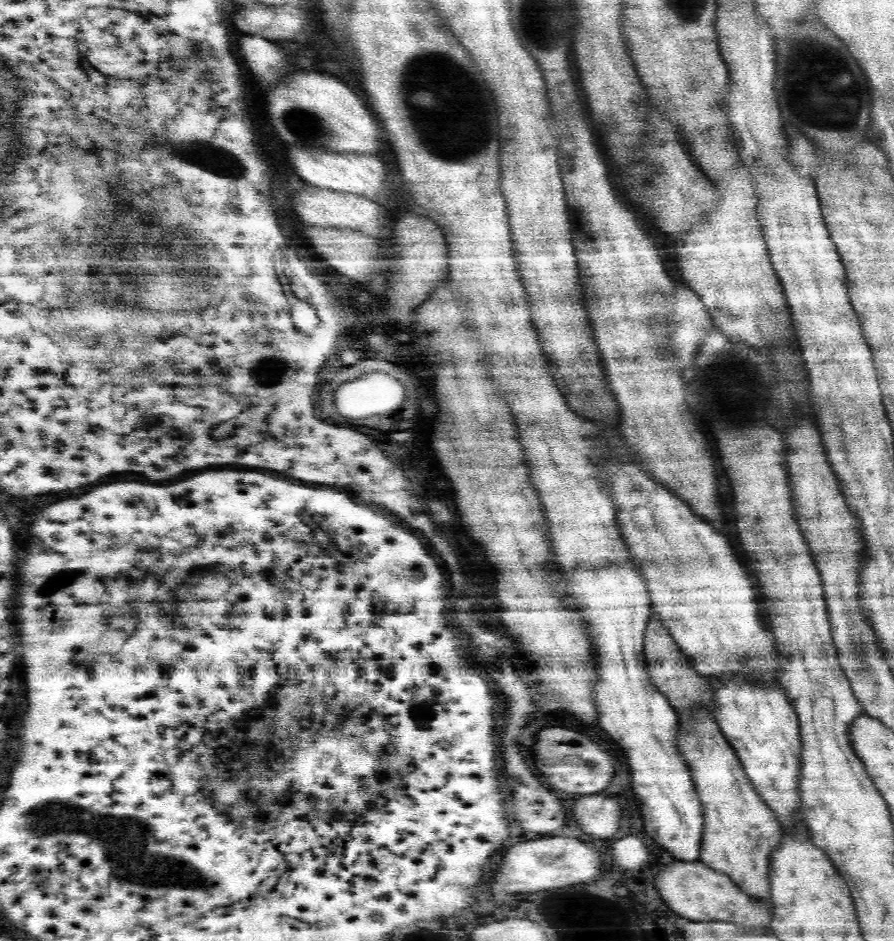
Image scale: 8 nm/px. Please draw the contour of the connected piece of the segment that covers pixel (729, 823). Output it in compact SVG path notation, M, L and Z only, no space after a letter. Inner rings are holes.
M702 709L693 714L690 726L680 726L678 746L688 762L694 787L701 799L705 828L701 836L700 860L706 867L727 874L738 889L752 900L773 906L768 878L770 855L779 847L783 828L774 811L758 796L742 763L722 735L714 717Z

